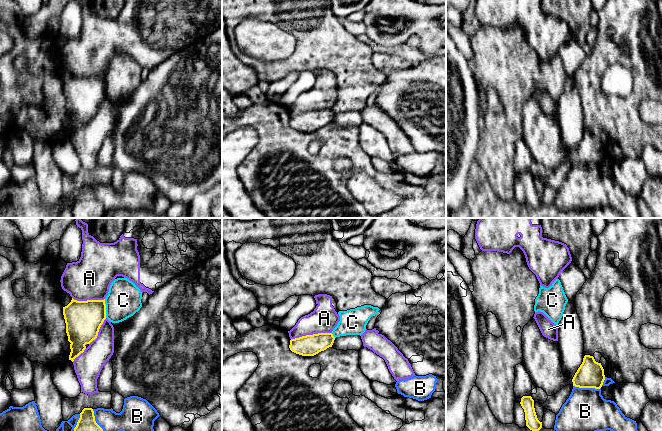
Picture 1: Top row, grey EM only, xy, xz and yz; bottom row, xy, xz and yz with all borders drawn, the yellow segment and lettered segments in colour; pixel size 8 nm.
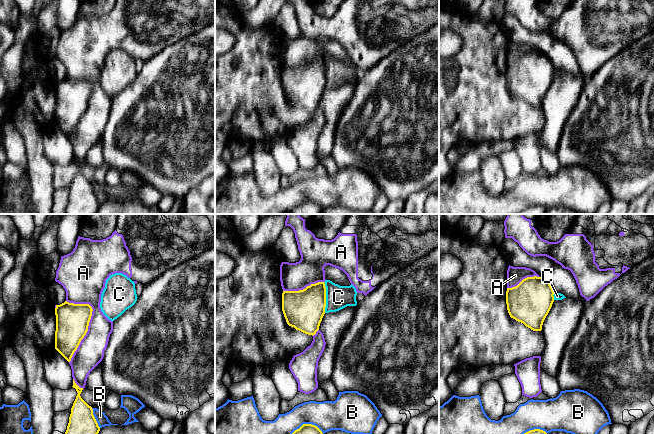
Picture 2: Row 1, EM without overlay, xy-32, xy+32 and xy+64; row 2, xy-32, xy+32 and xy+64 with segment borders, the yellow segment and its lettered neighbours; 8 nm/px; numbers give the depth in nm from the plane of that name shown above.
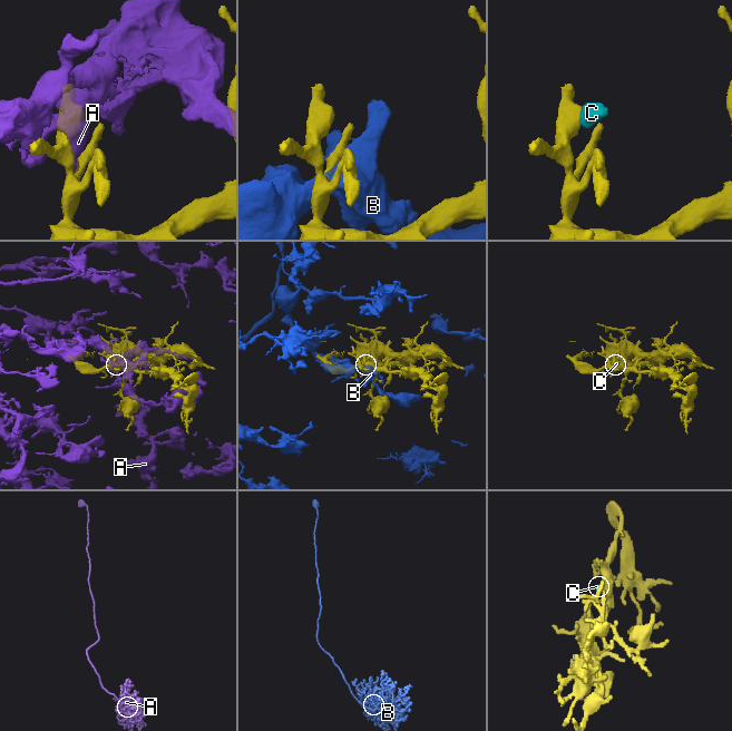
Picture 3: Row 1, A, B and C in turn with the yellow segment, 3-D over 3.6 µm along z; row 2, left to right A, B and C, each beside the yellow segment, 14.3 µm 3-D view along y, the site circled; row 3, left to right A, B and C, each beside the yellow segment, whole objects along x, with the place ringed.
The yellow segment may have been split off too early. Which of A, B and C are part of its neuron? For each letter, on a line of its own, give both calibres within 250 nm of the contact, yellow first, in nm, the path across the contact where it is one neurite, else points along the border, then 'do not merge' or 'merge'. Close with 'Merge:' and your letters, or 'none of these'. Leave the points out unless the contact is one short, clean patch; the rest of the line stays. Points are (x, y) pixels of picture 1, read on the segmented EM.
A: 170/220 nm | do not merge
B: 220/340 nm | do not merge
C: 300/280 nm | along xy (104, 299), (106, 317) | do not merge
Merge: none of these

